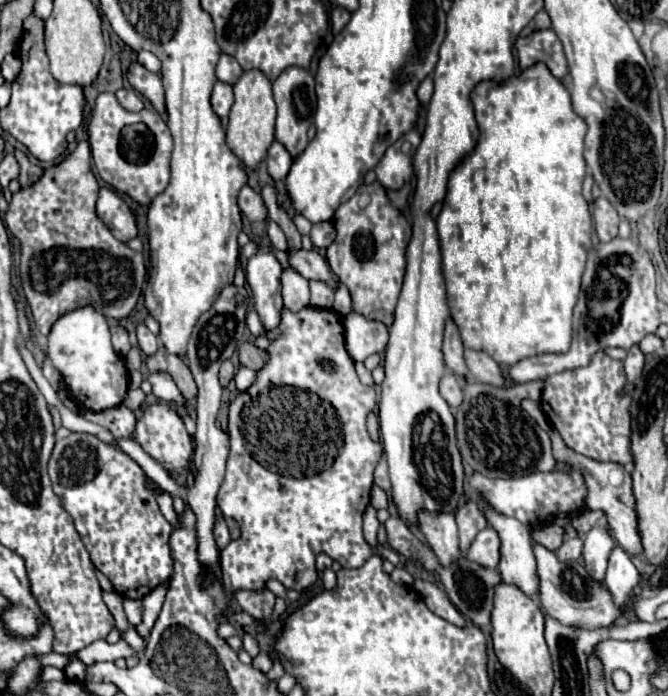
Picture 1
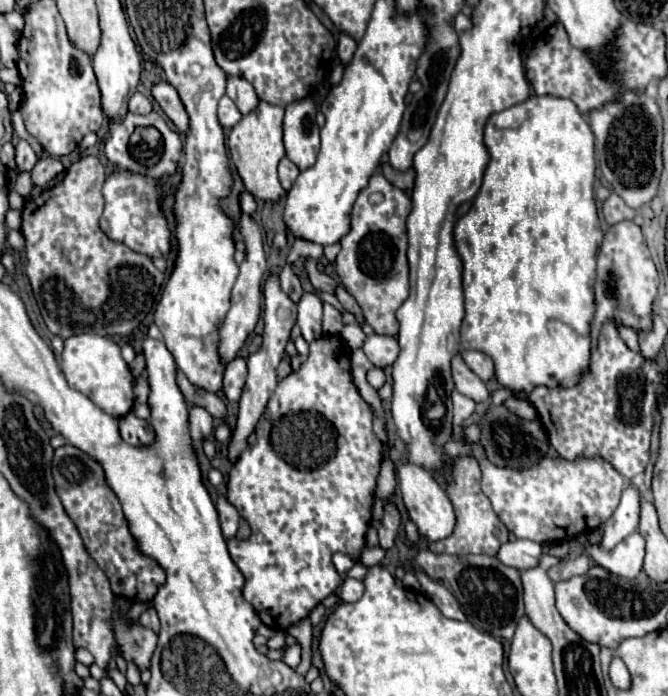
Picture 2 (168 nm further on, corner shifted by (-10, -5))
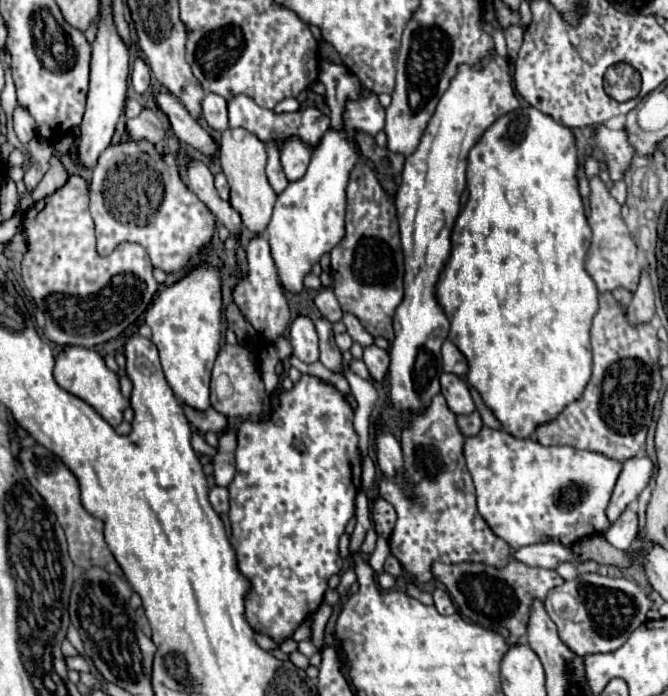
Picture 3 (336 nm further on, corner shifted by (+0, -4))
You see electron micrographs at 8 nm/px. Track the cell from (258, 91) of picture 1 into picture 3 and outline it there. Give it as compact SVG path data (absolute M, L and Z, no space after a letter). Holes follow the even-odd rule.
M228 128L220 138L220 166L230 184L230 204L242 214L242 224L262 234L272 218L272 208L276 202L276 192L266 178L266 144L252 132L244 128Z

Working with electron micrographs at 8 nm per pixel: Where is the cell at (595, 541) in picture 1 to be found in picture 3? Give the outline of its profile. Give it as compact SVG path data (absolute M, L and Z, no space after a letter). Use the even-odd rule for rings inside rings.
M646 456L630 458L630 462L622 464L622 472L618 476L618 482L614 486L610 504L606 508L606 516L610 524L614 524L620 514L626 510L626 506L638 498L638 494L646 488L650 476L652 476L652 462Z

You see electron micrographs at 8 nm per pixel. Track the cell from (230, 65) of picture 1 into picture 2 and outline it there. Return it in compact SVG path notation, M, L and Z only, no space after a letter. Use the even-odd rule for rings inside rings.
M230 77L228 79L226 95L236 103L238 111L242 115L248 115L248 111L254 111L256 103L260 103L254 87L246 79L242 79L242 77Z

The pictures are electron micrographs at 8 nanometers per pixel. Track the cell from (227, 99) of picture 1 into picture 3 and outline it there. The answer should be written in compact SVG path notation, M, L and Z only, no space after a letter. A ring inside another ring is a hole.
M214 92L206 94L202 102L202 116L206 124L218 132L228 128L228 112L226 112L226 100Z

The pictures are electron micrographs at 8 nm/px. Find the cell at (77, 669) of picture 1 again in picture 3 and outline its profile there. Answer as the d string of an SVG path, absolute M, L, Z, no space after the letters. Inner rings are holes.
M74 656L74 658L66 658L66 664L70 670L78 670L78 672L90 672L90 662L86 662L86 658L82 656Z

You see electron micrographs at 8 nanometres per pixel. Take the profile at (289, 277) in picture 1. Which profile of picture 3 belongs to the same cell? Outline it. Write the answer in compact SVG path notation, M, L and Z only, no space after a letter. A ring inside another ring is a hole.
M302 314L296 316L290 324L288 336L290 336L294 356L298 356L306 364L312 364L318 360L318 336L308 316L302 316Z

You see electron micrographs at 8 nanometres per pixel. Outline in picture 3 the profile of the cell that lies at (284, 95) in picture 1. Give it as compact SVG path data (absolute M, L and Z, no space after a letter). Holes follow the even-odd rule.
M290 136L280 146L280 162L282 162L284 174L286 174L286 178L290 182L302 178L302 174L308 168L308 162L310 162L308 144L300 136Z

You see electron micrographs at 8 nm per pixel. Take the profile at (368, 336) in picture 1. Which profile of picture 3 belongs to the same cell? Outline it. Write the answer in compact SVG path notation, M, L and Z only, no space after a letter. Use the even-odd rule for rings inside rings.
M366 346L364 348L364 356L362 356L364 364L368 366L370 370L370 376L374 380L382 380L386 378L386 372L388 372L388 364L390 364L390 358L388 358L388 352L378 348L378 346Z

